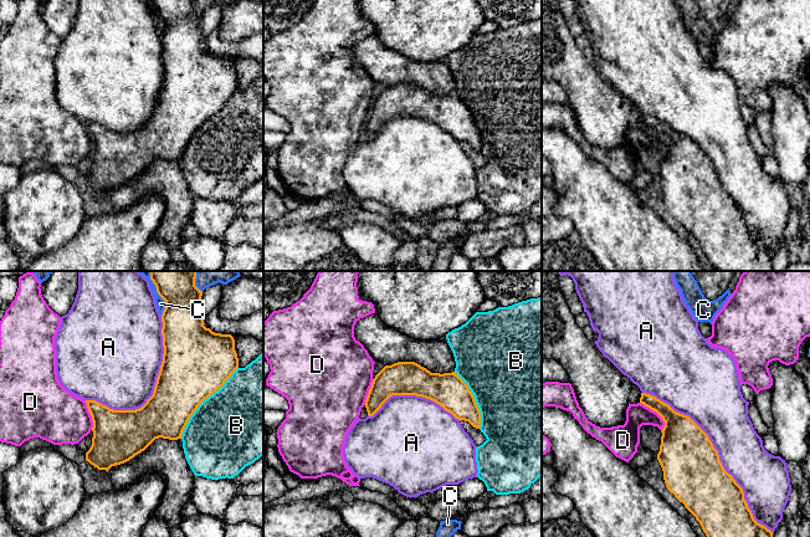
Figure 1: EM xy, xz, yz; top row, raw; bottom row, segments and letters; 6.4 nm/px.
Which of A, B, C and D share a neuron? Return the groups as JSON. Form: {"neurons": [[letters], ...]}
{"neurons": [["A"], ["B"], ["C"], ["D"]]}

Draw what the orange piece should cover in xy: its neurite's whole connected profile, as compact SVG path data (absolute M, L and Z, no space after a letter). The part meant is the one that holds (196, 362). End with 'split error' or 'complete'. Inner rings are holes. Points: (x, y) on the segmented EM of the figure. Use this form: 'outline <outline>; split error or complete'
outline M150 271L158 295L165 301L162 314L163 362L153 395L135 410L113 410L86 400L93 421L93 438L86 461L98 470L124 464L144 451L155 439L181 439L183 431L198 406L217 392L239 368L235 339L204 326L200 291L195 286L196 271Z; complete

